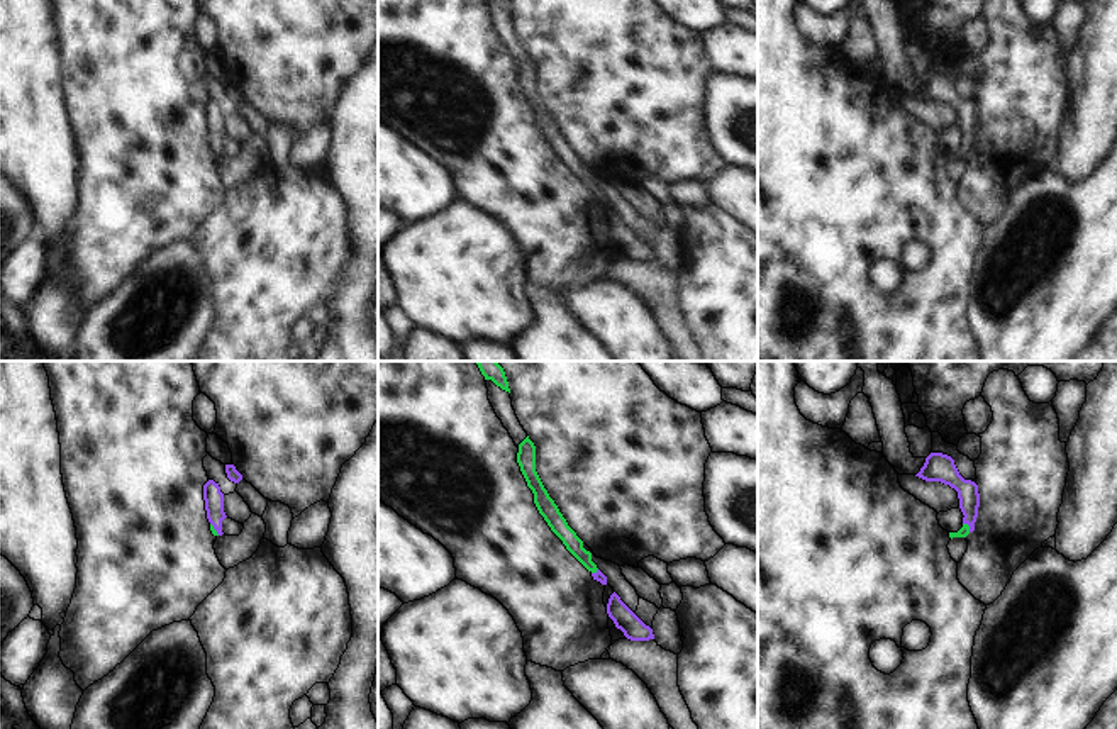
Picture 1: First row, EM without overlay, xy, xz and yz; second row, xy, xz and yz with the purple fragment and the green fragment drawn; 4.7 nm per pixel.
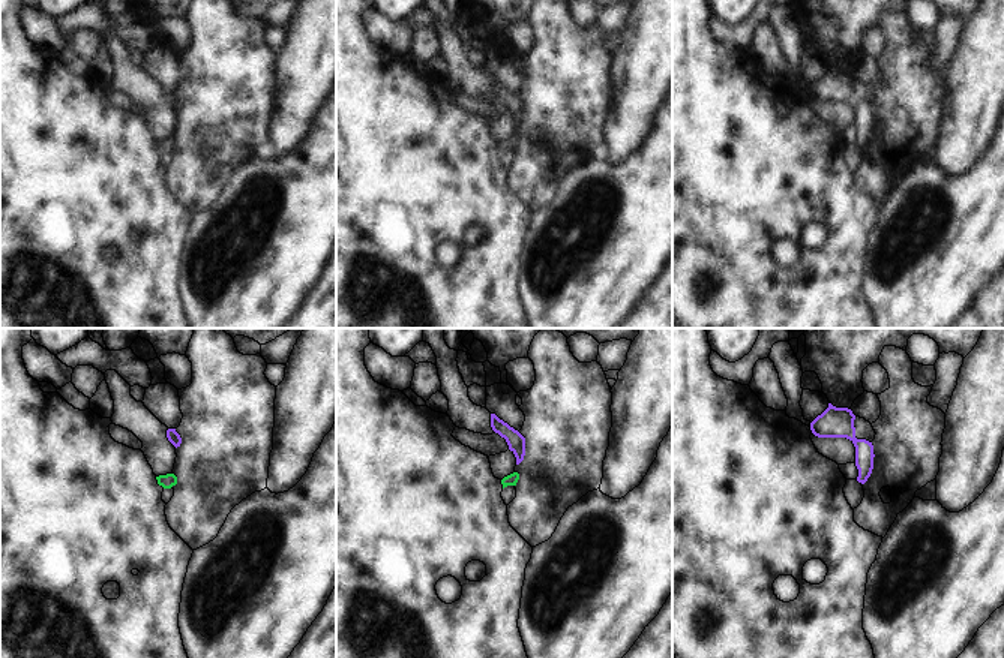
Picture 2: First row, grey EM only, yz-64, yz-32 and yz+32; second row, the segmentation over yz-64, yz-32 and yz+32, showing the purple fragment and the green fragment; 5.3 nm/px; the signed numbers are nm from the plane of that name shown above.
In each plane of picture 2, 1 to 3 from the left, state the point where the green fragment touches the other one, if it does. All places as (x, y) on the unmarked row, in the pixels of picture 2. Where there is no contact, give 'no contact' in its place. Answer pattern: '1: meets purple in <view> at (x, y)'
1: no contact
2: no contact
3: no contact

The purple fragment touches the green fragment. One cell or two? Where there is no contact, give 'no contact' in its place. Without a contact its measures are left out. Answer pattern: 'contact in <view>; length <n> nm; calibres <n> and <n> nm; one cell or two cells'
contact in xy; length 80 nm; calibres 100 and 20 nm; one cell

